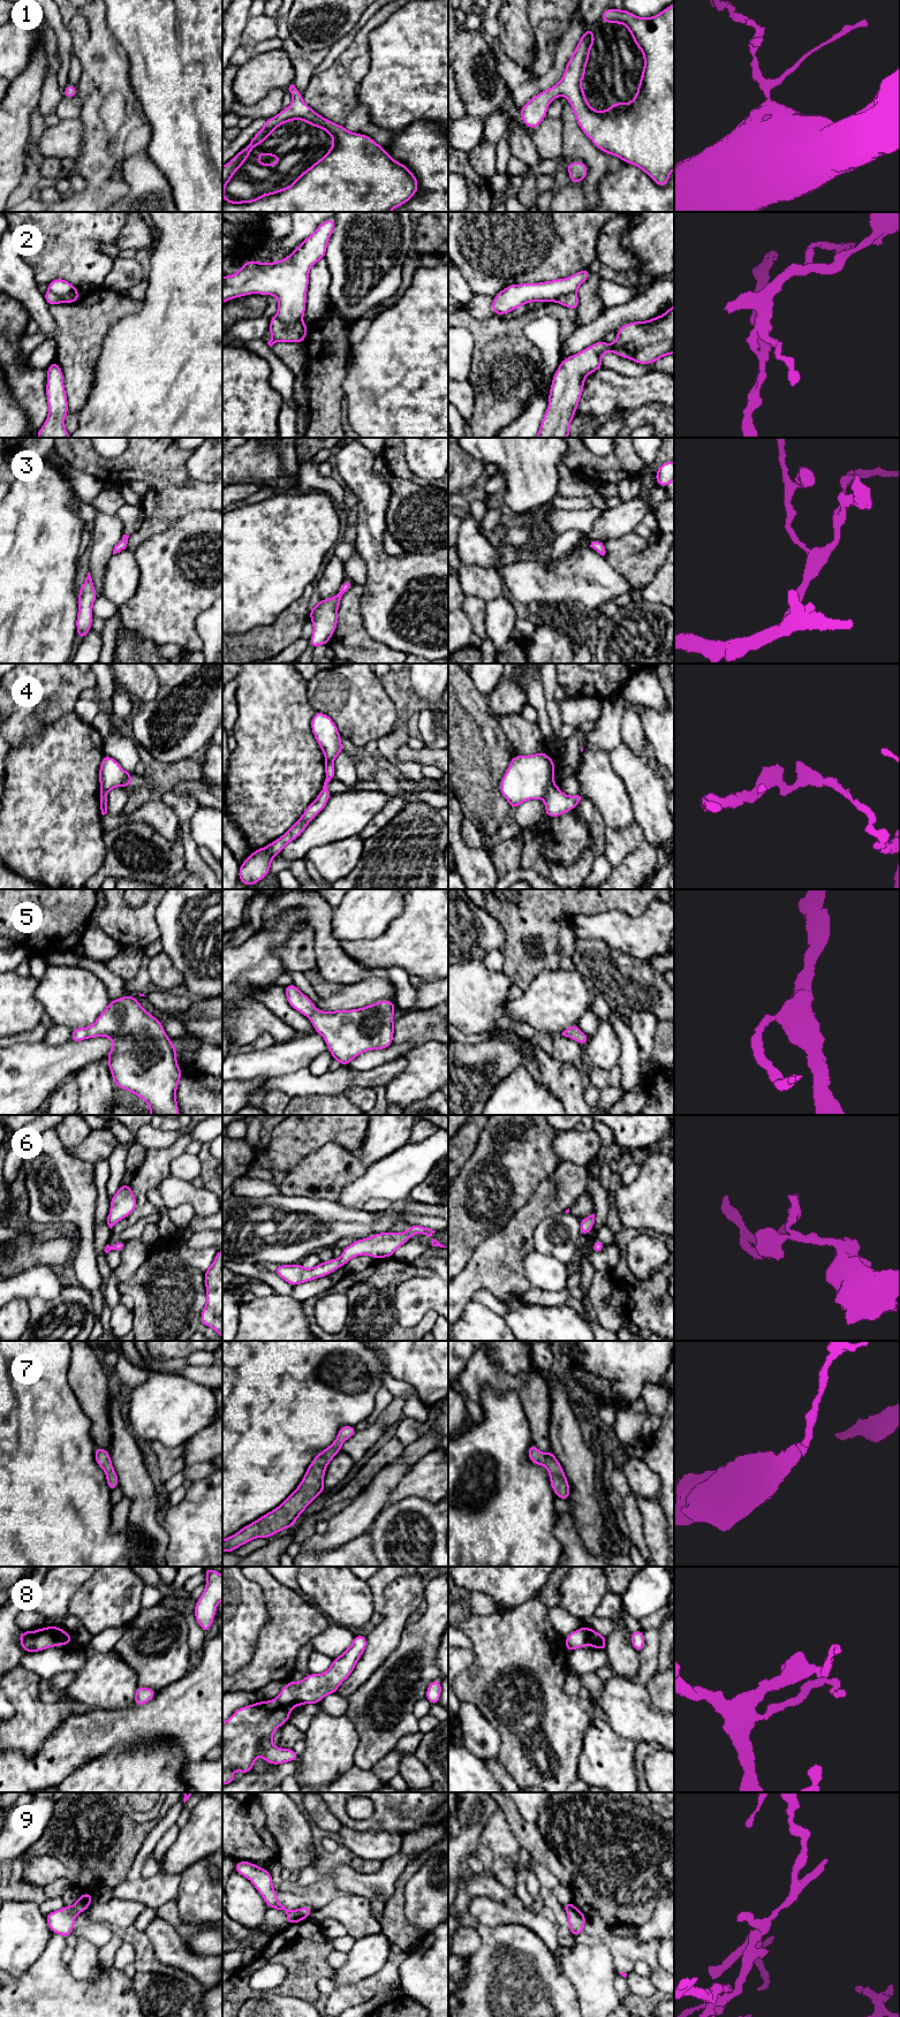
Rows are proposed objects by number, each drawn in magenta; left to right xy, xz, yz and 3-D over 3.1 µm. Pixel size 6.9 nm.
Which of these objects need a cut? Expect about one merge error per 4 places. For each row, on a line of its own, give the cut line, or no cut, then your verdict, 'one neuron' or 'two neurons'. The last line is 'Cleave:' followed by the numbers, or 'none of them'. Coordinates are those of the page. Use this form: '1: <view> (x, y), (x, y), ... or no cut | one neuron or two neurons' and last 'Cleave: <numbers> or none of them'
1: no cut | one neuron
2: xy (76, 288), (63, 296), (58, 296), (48, 290) | two neurons
3: no cut | one neuron
4: yz (553, 785), (543, 798) | two neurons
5: no cut | one neuron
6: no cut | one neuron
7: no cut | one neuron
8: no cut | one neuron
9: xz (297, 1910), (303, 1918) | two neurons
Cleave: 2, 4, 9

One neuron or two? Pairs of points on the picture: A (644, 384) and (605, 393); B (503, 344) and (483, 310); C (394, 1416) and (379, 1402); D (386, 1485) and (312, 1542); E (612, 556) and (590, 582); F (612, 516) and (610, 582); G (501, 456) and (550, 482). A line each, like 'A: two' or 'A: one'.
A: one
B: two
C: two
D: one
E: two
F: two
G: one

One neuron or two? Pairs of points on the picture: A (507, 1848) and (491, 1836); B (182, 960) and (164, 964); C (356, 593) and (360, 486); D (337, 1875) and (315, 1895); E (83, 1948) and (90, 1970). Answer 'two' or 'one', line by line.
A: one
B: two
C: two
D: two
E: one

